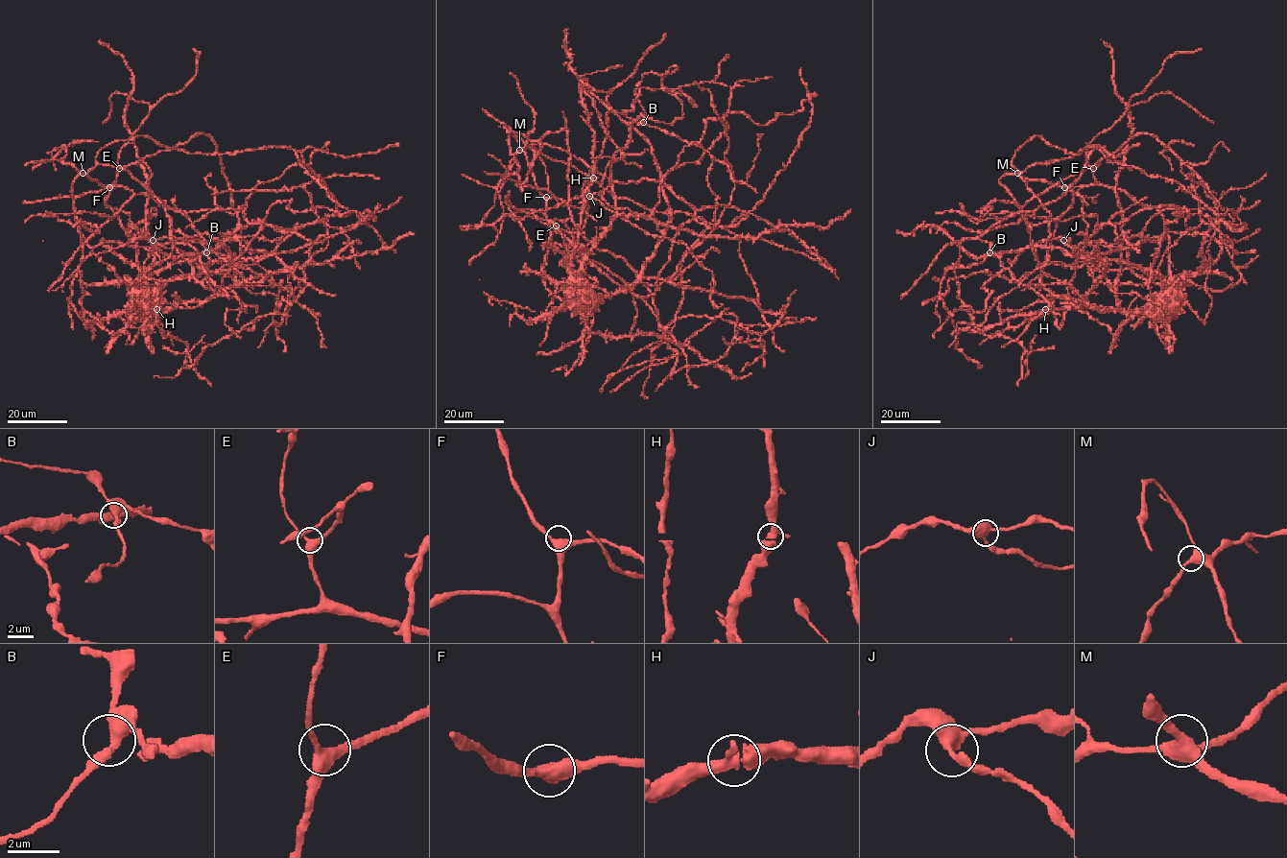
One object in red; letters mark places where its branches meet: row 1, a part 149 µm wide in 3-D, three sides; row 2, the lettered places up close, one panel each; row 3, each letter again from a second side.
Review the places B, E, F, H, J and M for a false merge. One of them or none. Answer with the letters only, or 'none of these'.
none of these

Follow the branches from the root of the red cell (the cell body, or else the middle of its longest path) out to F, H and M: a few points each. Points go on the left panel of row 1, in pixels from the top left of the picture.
F: (133, 308), (131, 304), (140, 279), (137, 244), (106, 203), (114, 185), (109, 187)
H: (133, 308), (131, 305), (134, 313), (146, 305), (156, 309)
M: (133, 308), (131, 304), (140, 279), (137, 242), (106, 203), (114, 185), (104, 187), (83, 173)

